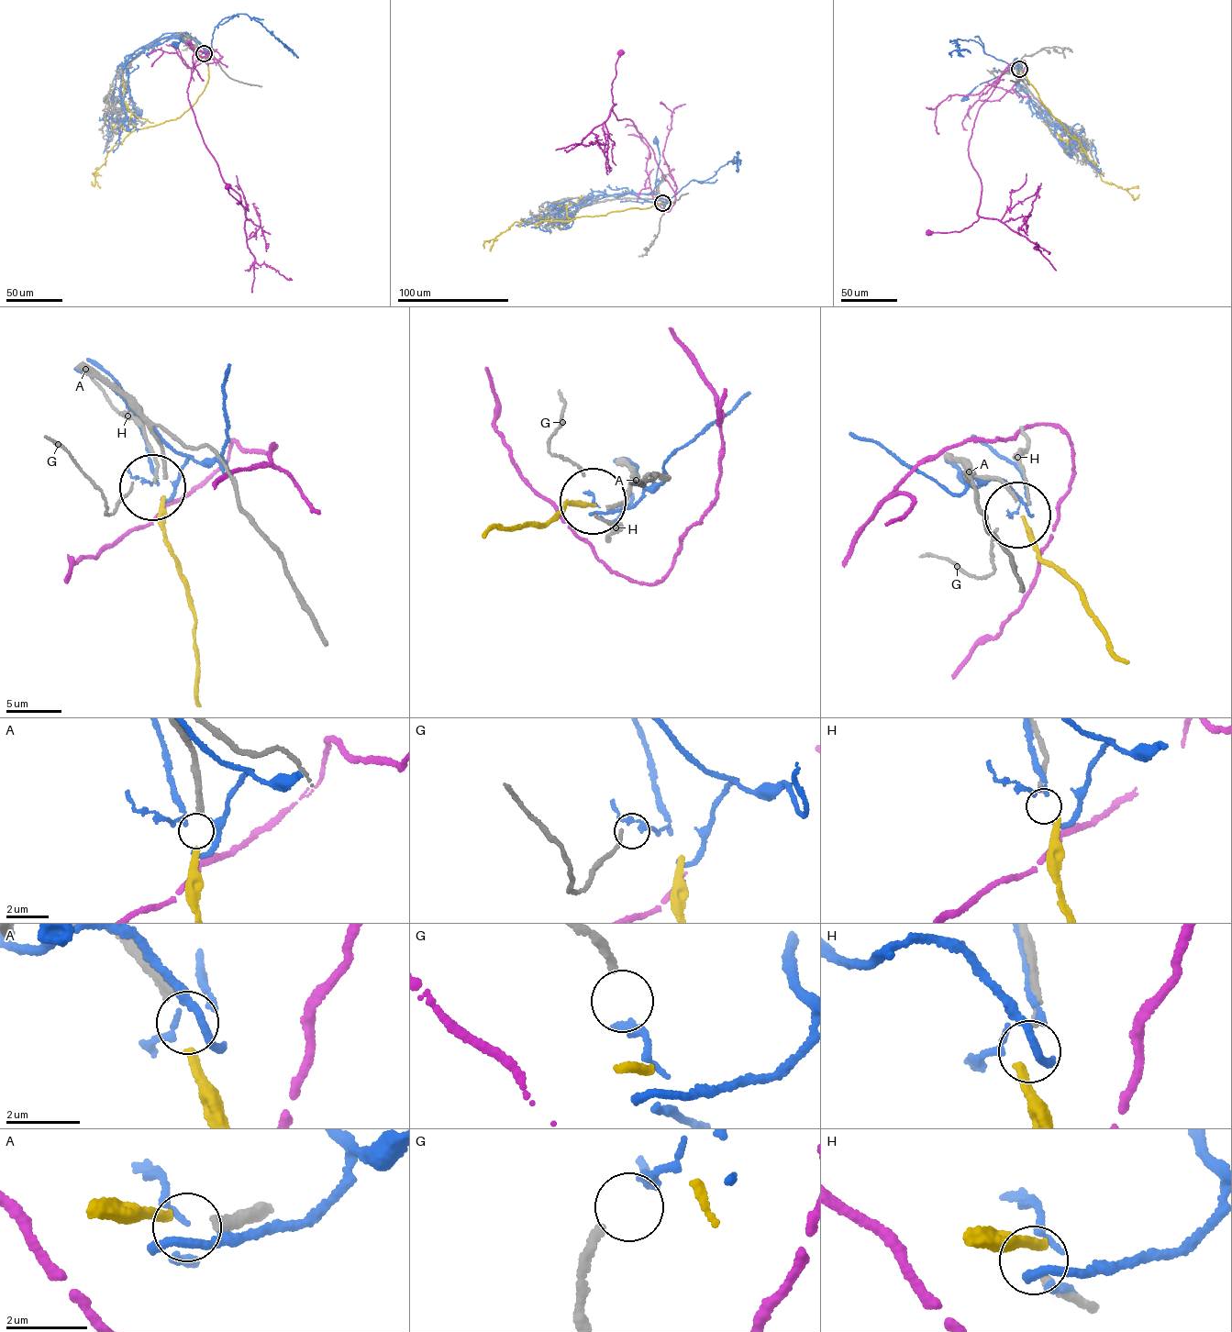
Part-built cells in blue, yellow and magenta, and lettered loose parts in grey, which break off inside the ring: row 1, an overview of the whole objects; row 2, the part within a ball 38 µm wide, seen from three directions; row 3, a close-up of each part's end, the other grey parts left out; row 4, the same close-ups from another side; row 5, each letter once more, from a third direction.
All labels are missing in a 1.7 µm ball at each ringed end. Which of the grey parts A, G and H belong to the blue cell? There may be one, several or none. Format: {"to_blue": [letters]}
{"to_blue": ["G"]}

